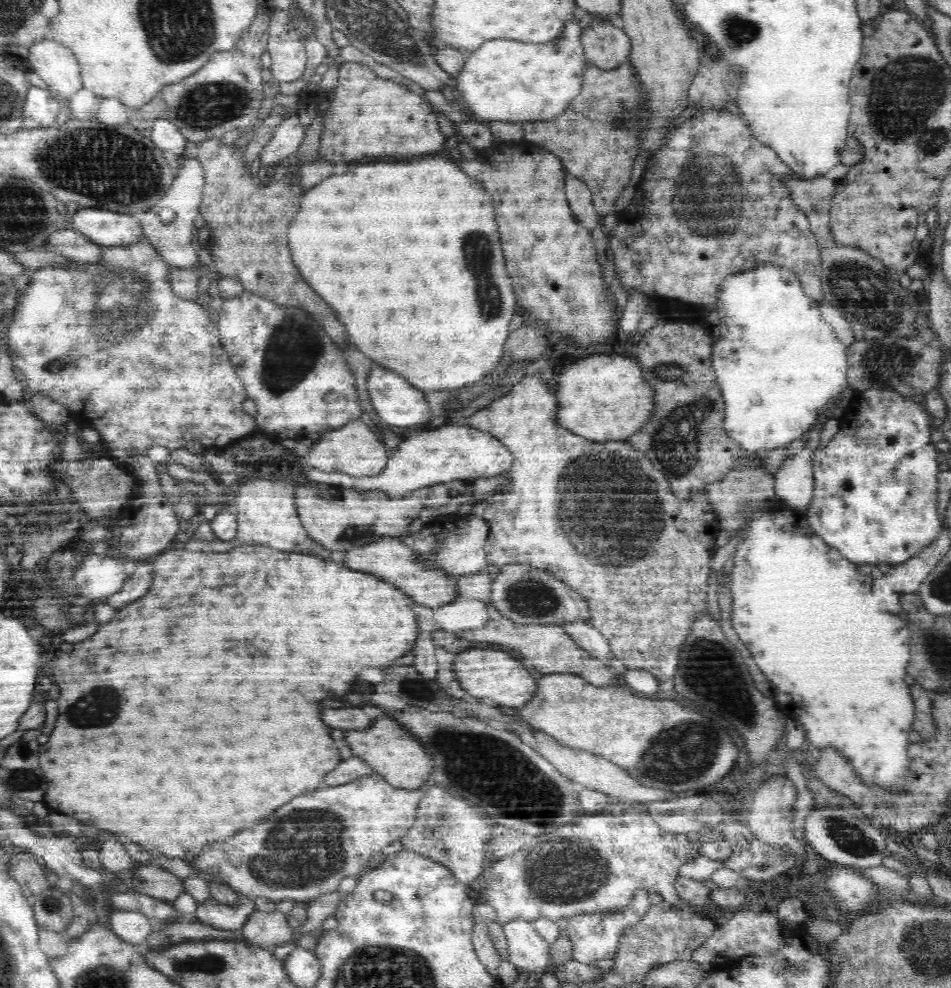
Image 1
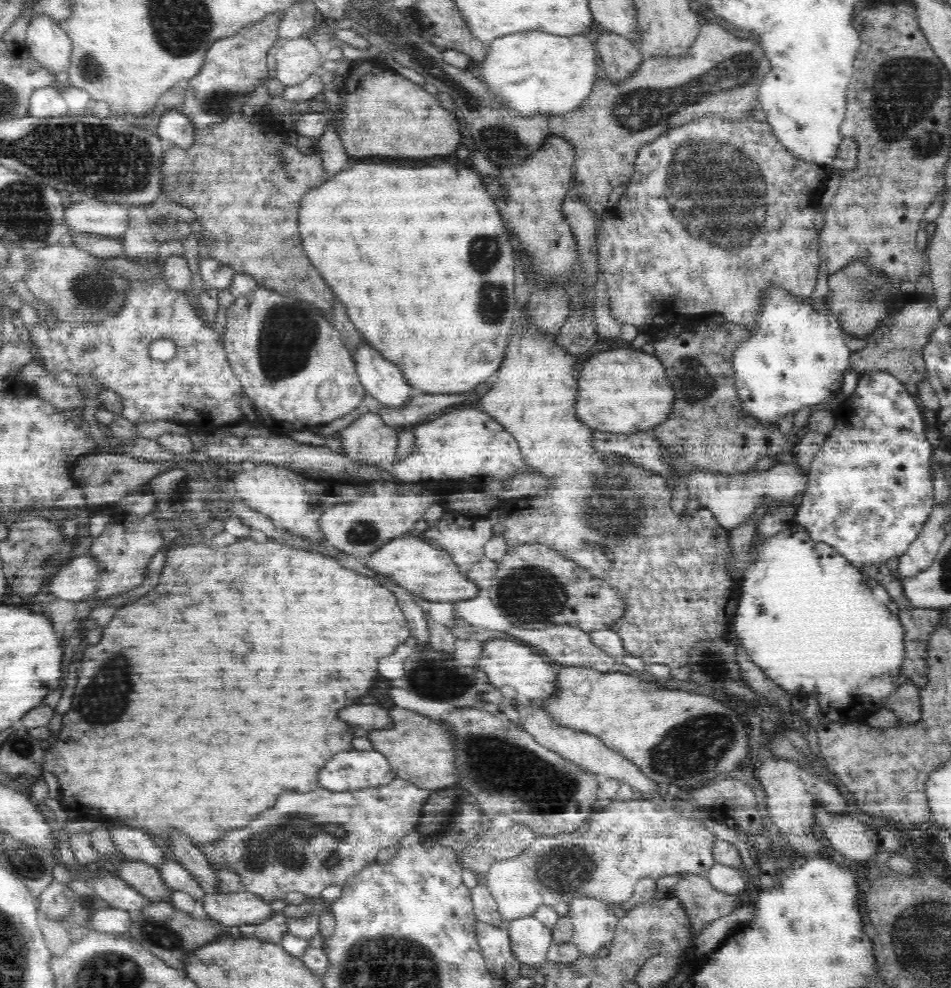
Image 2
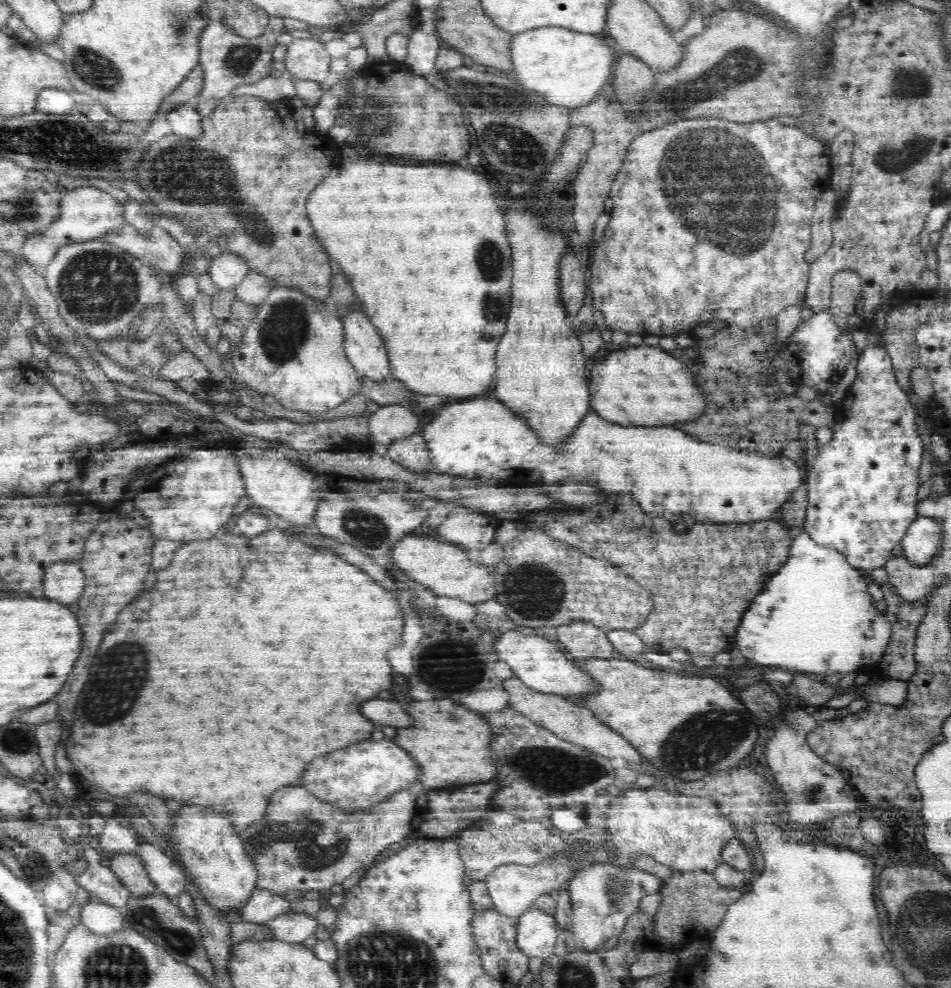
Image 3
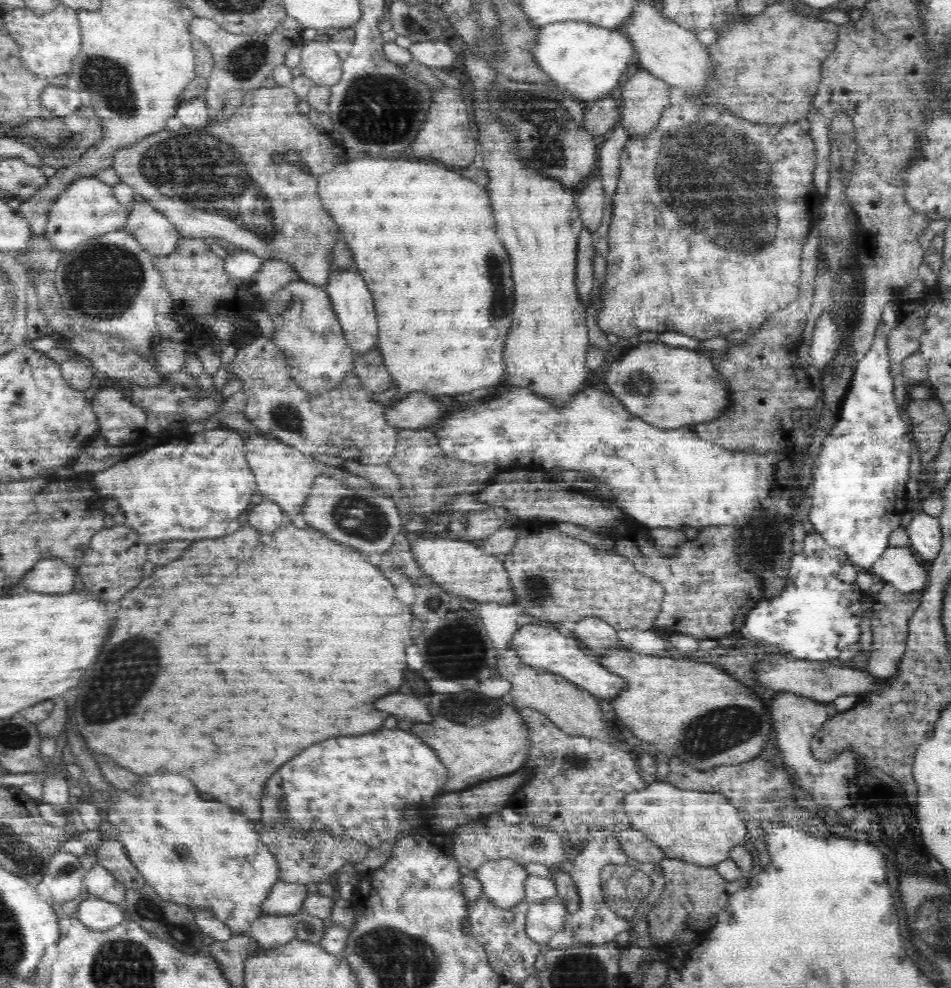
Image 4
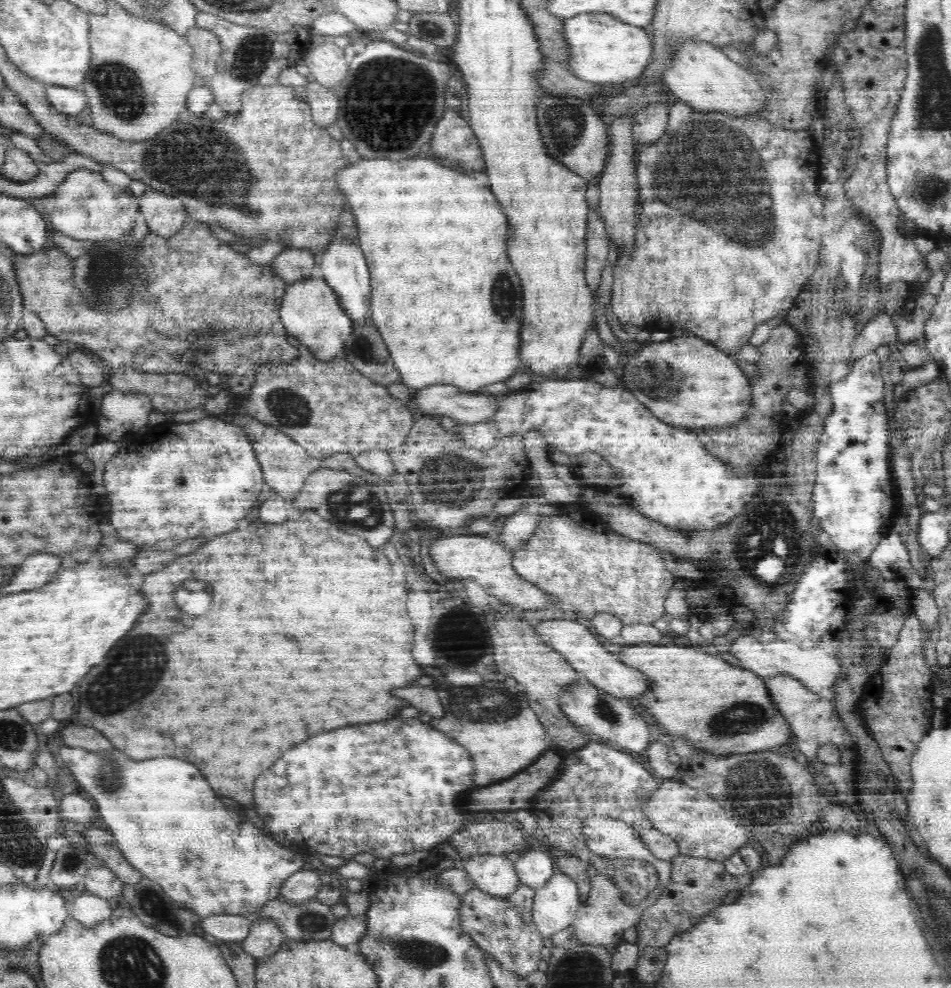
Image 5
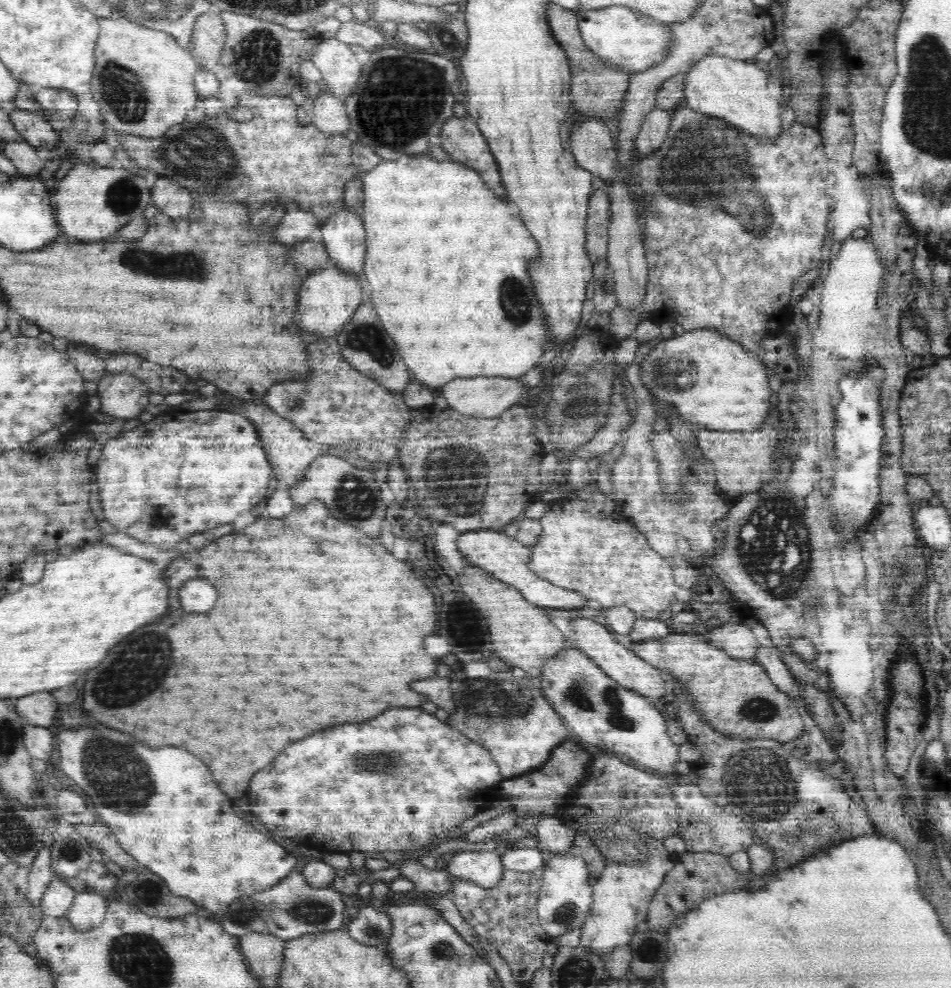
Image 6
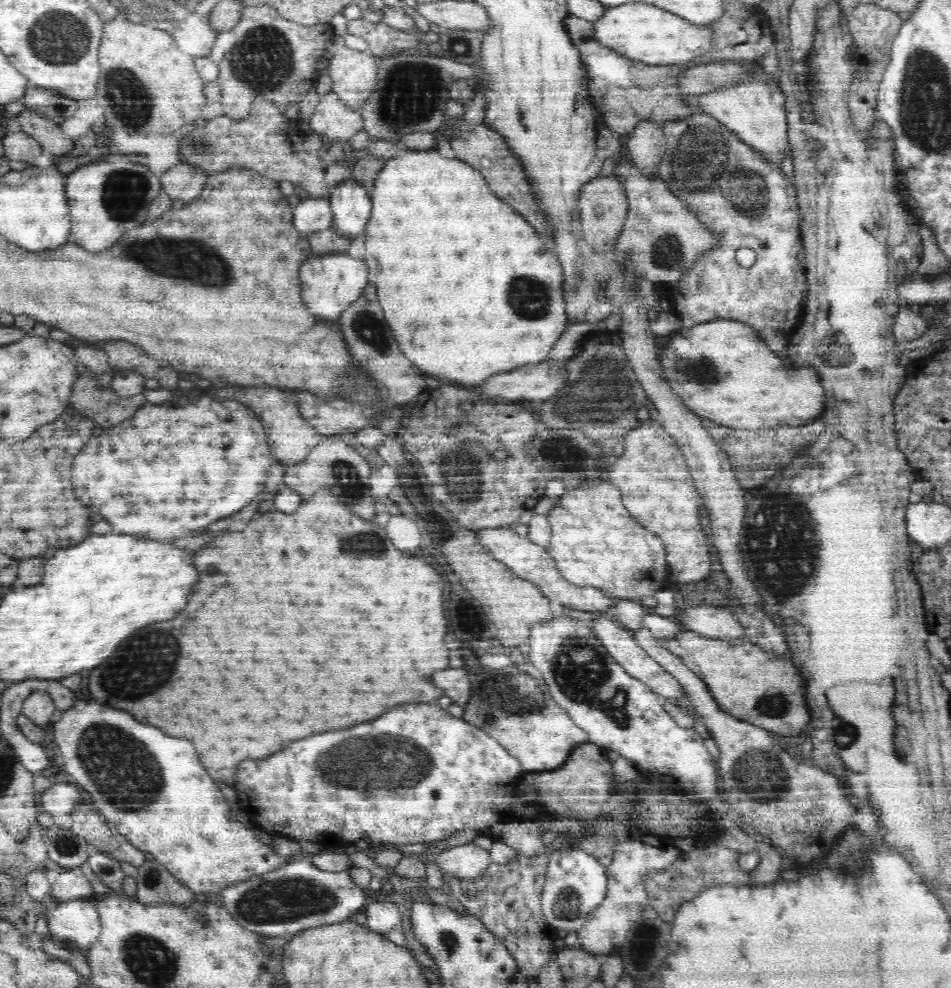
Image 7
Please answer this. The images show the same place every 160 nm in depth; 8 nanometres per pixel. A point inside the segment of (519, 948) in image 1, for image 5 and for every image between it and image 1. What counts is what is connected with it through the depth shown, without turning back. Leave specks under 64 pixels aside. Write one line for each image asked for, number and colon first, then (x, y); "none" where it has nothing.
2: (531, 941)
3: (537, 931)
4: (543, 919)
5: (555, 905)

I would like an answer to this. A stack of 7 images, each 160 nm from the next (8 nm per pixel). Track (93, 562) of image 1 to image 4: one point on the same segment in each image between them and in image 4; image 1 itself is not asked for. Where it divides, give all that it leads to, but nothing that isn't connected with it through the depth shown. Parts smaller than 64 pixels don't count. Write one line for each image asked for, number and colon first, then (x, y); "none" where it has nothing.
2: (77, 581)
3: (63, 582)
4: (49, 575)

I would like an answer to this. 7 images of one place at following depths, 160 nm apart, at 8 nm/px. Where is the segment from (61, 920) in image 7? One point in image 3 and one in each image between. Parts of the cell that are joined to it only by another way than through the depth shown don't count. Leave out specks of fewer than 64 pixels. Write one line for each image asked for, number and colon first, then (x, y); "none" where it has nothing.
3: (101, 918)
4: (97, 914)
5: (89, 909)
6: (88, 909)

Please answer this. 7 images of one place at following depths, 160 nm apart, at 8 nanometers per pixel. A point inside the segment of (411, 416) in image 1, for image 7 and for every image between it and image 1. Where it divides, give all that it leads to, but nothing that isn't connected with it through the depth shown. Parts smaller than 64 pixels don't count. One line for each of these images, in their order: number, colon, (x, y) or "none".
2: (381, 379)
3: (365, 350)
4: (352, 303)
5: (344, 268)
6: (342, 234)
7: (351, 204)

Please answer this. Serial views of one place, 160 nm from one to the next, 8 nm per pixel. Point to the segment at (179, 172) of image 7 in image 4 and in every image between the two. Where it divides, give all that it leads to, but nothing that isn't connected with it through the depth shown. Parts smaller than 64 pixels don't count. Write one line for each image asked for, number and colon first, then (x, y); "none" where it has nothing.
4: (157, 235)
5: (164, 214)
6: (169, 198)

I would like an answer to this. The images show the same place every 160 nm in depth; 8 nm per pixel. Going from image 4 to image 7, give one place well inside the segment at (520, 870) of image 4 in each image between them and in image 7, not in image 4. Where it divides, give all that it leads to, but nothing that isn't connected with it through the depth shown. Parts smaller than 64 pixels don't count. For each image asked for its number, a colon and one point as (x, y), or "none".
5: (495, 874)
6: (485, 868)
7: (468, 861)

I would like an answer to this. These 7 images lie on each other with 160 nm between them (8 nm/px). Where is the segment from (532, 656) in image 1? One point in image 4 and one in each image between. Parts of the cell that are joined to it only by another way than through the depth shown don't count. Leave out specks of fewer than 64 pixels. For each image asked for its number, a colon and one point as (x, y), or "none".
2: (568, 645)
3: (585, 640)
4: (596, 633)

